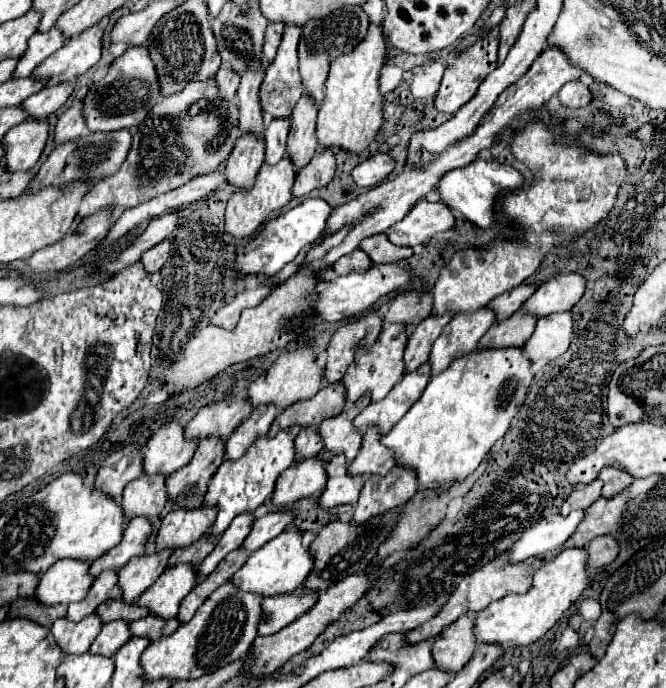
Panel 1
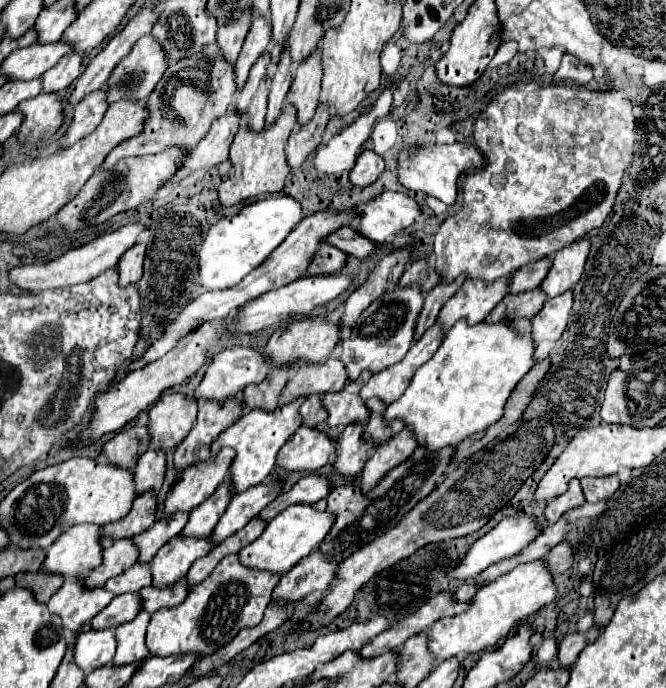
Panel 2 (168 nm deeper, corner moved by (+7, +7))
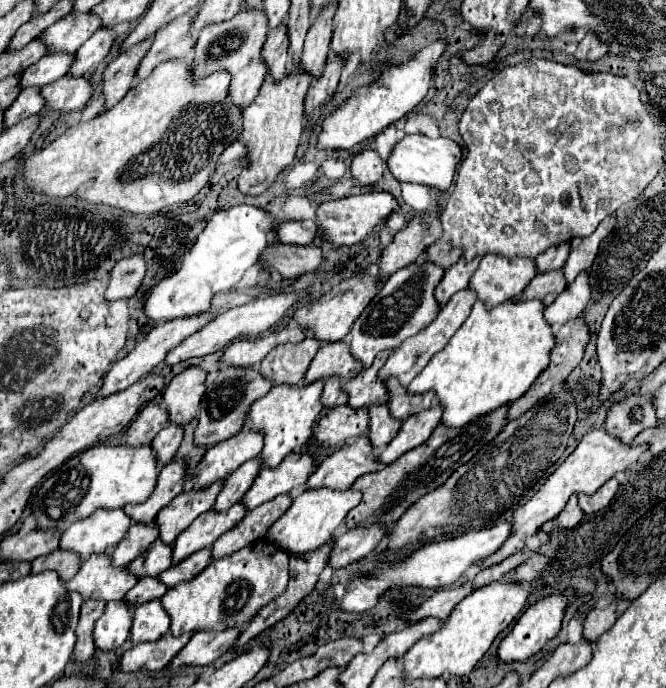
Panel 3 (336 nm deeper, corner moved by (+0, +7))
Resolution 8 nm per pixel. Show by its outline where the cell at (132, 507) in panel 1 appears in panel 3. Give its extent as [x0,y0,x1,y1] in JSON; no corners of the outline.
[151,424,183,466]

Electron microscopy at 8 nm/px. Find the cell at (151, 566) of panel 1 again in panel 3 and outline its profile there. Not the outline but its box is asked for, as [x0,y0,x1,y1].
[157,484,223,544]

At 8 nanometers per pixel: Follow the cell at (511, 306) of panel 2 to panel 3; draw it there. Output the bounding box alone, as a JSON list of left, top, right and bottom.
[517,270,565,306]

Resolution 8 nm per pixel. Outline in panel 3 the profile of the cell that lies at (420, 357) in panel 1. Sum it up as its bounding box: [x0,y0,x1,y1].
[435,258,481,306]

